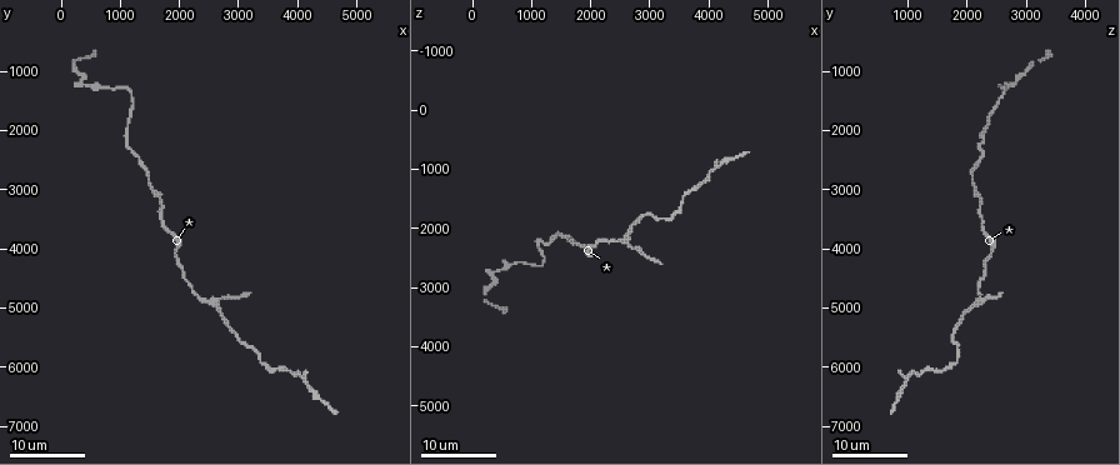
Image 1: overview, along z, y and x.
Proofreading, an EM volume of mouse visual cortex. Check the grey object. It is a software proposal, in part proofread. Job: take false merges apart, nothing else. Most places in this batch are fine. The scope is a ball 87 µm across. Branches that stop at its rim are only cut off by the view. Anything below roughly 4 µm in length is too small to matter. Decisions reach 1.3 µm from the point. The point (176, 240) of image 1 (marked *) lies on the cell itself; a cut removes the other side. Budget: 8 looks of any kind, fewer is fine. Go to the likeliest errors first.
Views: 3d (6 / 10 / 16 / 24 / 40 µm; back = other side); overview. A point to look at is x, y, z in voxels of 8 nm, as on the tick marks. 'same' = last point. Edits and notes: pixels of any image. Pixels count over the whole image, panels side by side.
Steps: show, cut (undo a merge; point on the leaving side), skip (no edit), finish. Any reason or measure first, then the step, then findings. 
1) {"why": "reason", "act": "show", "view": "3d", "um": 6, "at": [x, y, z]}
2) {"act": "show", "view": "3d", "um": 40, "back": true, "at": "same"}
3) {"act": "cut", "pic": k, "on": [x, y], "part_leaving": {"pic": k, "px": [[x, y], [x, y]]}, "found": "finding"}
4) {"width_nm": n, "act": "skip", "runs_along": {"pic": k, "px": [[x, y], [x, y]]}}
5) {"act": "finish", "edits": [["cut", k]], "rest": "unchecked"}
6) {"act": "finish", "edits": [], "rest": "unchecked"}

{"why": "a fork", "act": "show", "view": "3d", "um": 16, "at": [2600, 4900, 2250]}

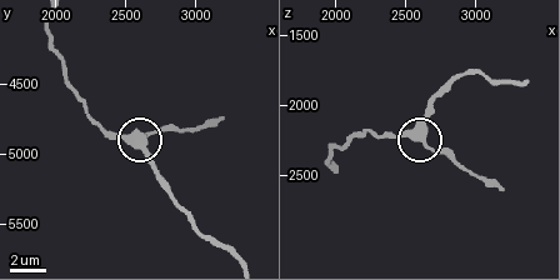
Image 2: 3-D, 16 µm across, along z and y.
{"act": "show", "view": "3d", "um": 6, "at": "same"}

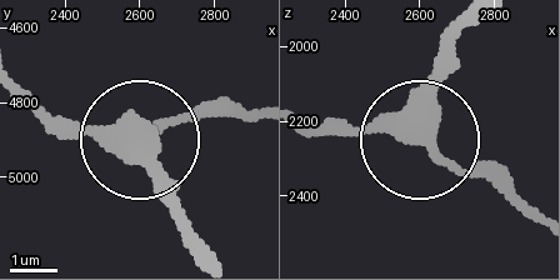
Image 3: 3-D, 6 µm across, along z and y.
{"side_arm_um": 6, "arms": 3, "act": "skip", "found": "all the same cell"}

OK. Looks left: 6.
{"why": "thick turns thin", "act": "show", "view": "3d", "um": 24, "at": [1350, 2550, 2150]}

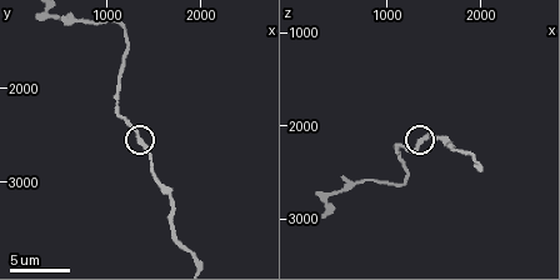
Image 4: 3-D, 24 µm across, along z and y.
{"act": "show", "view": "3d", "um": 6, "at": [1350, 2500, 2200]}

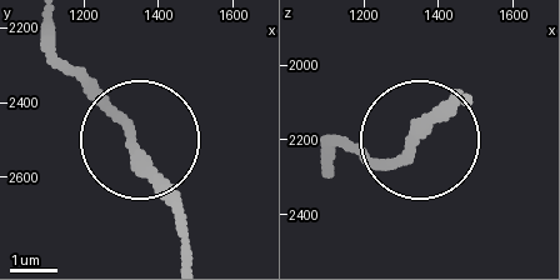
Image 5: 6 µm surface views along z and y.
{"act": "show", "view": "3d", "um": 6, "back": true, "at": [1340, 2520, 2190]}

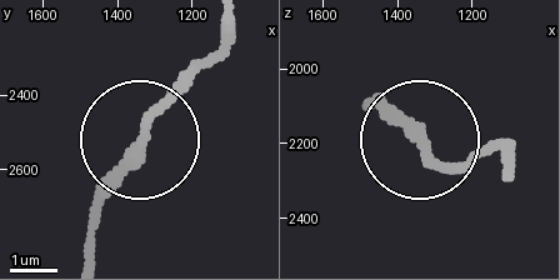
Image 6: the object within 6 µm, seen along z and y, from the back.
{"width_nm": 250, "act": "skip", "runs_along": {"pic": 6, "px": [[364, 106], [383, 106], [451, 163], [506, 150]]}, "found": "one cell here"}

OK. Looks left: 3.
{"why": "sudden change in width", "act": "show", "view": "3d", "um": 16, "at": [1700, 3200, 2250]}

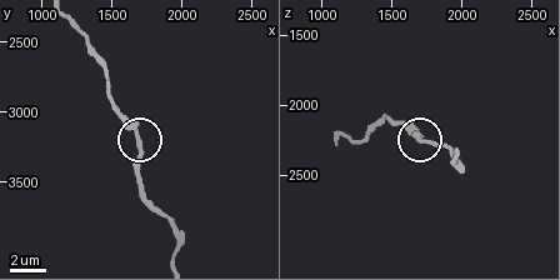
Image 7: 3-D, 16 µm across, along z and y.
{"act": "show", "view": "3d", "um": 10, "at": "same"}

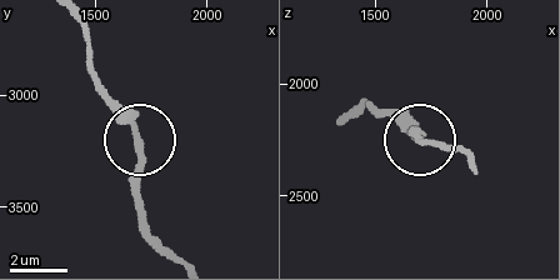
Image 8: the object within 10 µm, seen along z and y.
{"act": "skip", "runs_along": {"pic": 8, "px": [[176, 256], [150, 228], [140, 199], [138, 135], [93, 80]]}, "found": "continuous, no second cell"}

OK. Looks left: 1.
{"act": "finish", "edits": [], "rest": "unchecked"}

